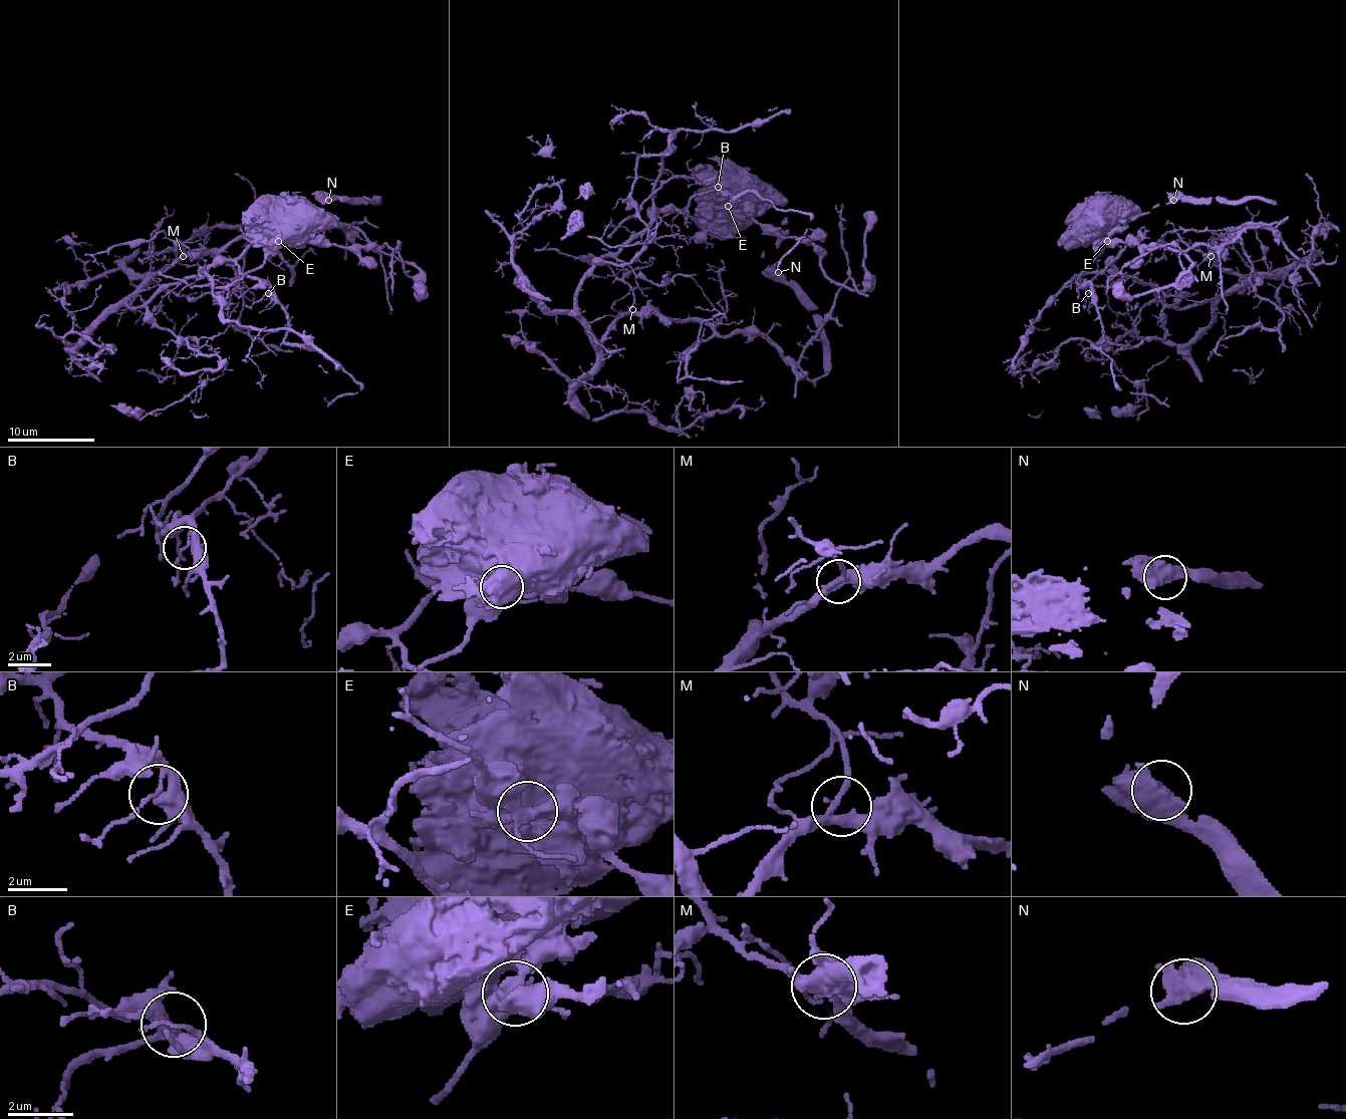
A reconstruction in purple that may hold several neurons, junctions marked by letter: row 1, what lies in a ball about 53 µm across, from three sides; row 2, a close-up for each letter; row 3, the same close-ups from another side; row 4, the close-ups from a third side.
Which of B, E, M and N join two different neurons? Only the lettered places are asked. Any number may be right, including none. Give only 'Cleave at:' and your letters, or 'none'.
Cleave at: E

